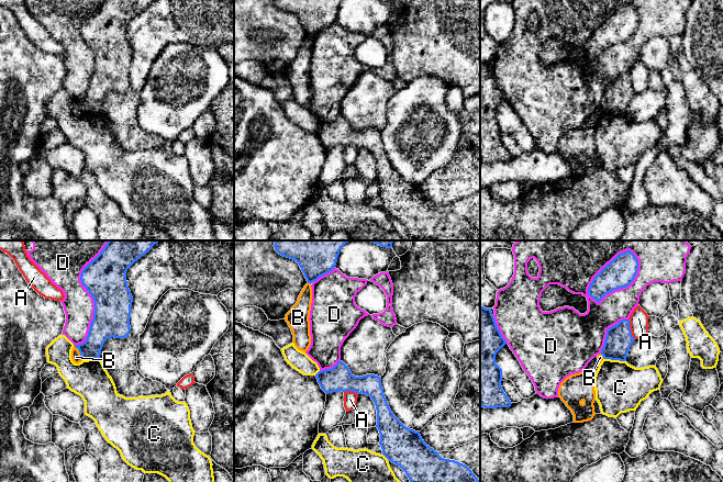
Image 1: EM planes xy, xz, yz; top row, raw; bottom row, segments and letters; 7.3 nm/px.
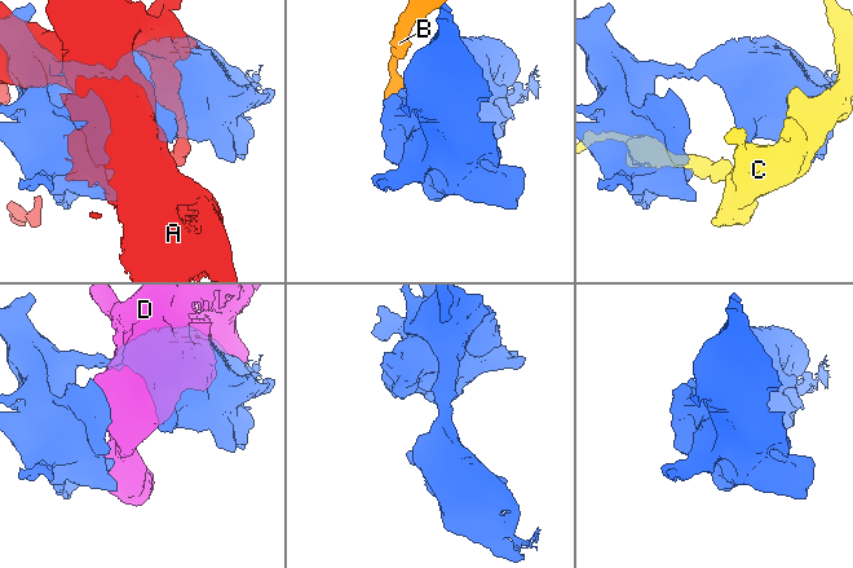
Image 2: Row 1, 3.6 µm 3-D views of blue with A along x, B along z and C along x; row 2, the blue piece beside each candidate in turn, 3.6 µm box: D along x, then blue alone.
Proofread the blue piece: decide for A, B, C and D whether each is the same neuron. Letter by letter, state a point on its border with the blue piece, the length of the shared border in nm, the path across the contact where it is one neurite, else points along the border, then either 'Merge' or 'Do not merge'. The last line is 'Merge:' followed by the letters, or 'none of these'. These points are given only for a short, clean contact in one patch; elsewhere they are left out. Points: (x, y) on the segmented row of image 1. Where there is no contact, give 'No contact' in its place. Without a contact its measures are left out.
A: Touches blue at yz (629, 328). Shared border 160 nm. Do not merge
B: Touches blue at xy (79, 351). Shared border 130 nm. Do not merge
C: Touches blue at yz (614, 359). Shared border 150 nm. Do not merge
D: Touches blue at yz (605, 266). Shared border 460 nm. Do not merge
Merge: none of these

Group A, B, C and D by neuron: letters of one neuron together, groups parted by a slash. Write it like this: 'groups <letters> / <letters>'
groups A / B / C / D

